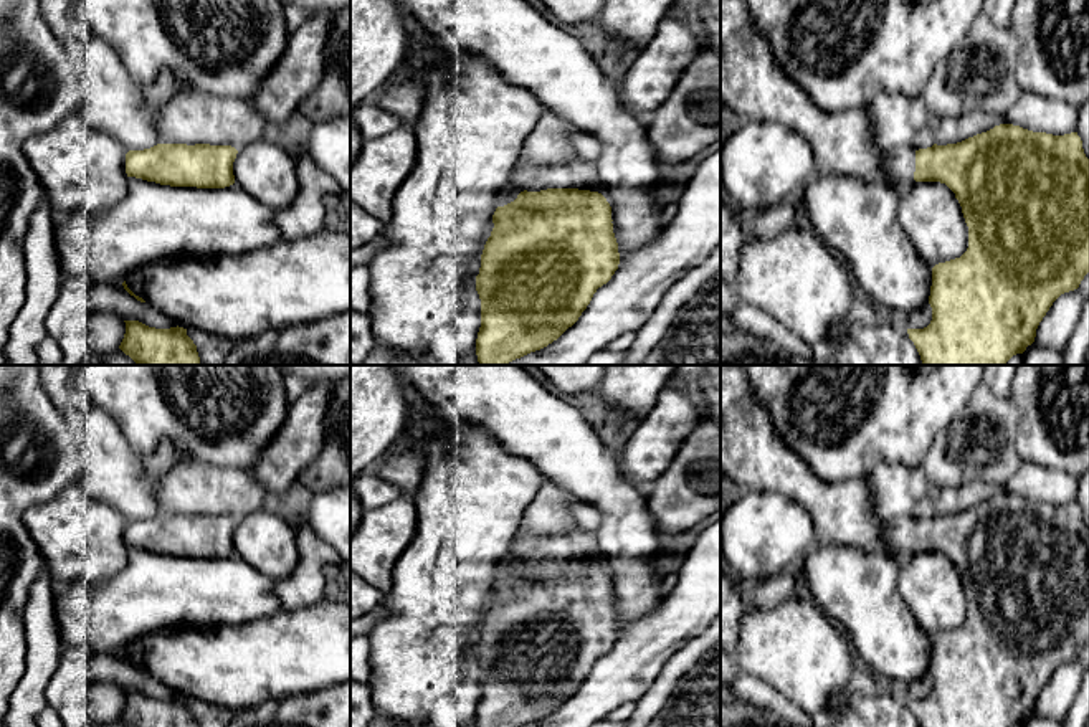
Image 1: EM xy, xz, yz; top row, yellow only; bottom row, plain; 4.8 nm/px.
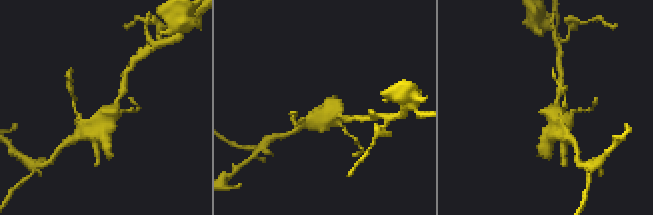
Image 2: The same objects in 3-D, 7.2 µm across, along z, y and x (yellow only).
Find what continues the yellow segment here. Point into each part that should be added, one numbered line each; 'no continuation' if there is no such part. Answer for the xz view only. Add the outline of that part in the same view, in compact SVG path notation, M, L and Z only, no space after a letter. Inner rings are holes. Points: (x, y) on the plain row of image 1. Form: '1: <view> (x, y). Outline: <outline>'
1: xz (580, 544). Outline: M575 527L568 532L552 537L529 535L521 539L512 554L527 562L540 562L547 558L592 558L598 554L598 540L595 532Z

